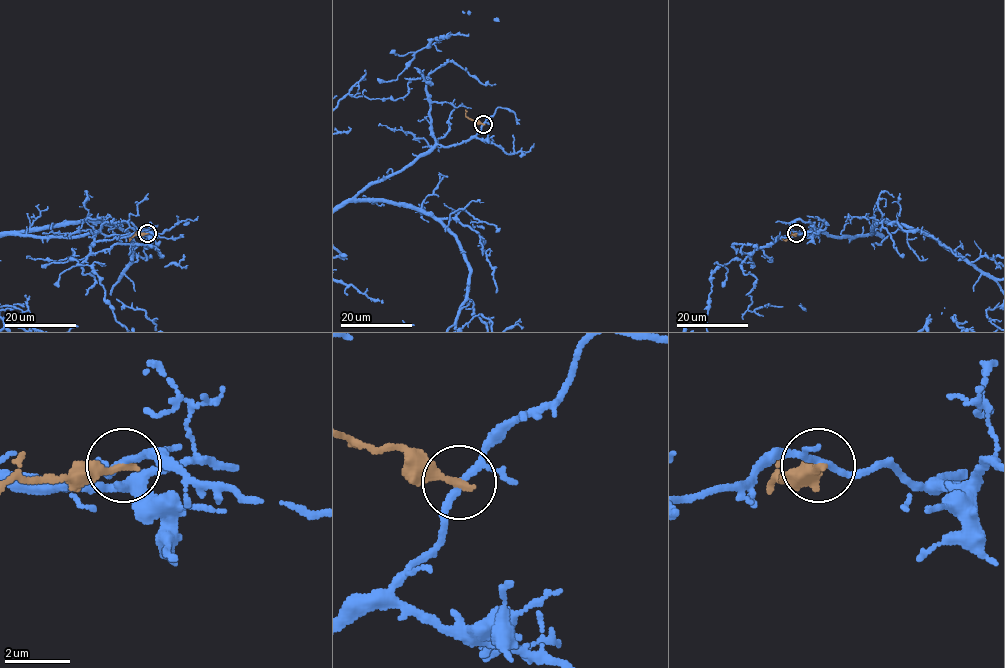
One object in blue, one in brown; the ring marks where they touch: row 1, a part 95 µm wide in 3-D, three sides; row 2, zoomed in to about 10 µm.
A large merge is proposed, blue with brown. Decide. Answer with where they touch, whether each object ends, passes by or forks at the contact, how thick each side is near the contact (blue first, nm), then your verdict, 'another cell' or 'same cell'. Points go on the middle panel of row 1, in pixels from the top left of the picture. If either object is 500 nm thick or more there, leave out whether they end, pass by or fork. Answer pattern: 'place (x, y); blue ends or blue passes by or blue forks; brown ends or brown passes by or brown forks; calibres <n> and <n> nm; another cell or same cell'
place (483, 124); blue forks; brown ends; calibres 170 and 260 nm; another cell

